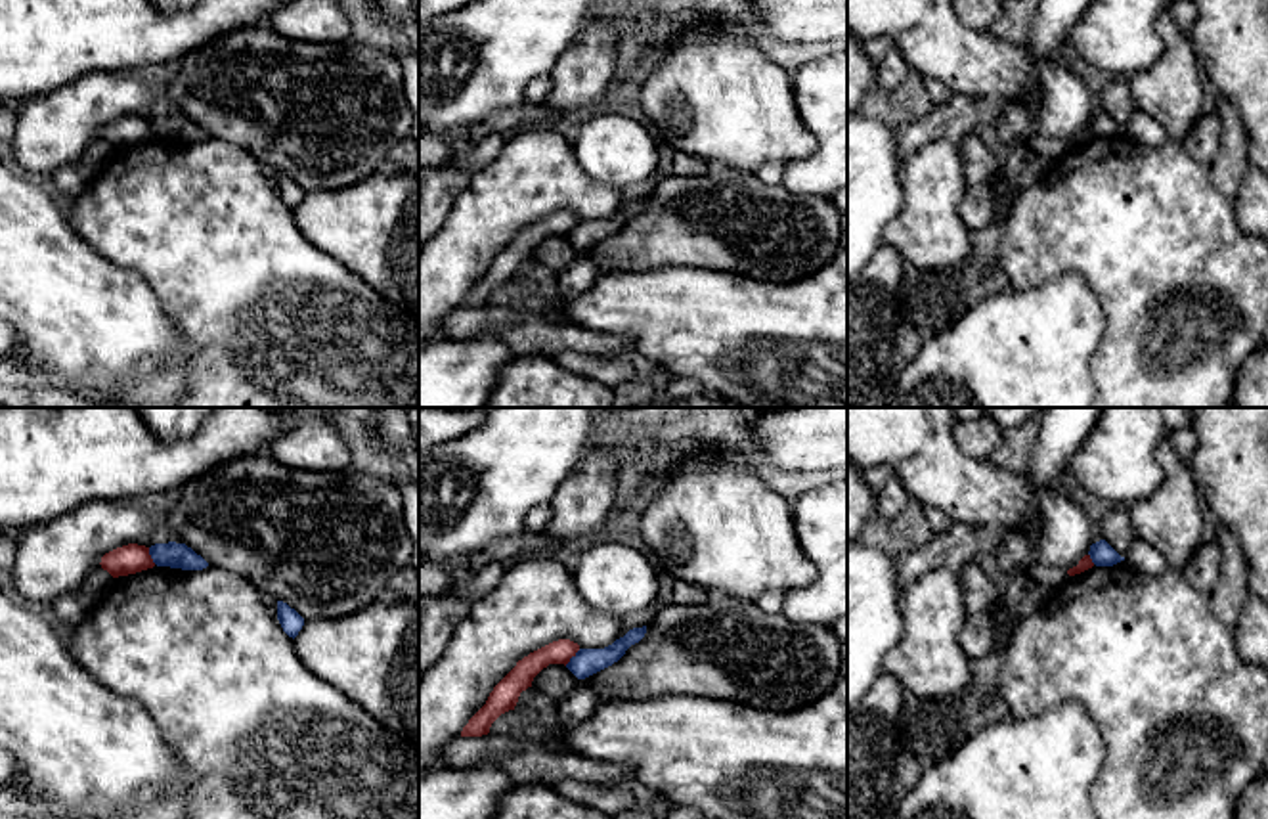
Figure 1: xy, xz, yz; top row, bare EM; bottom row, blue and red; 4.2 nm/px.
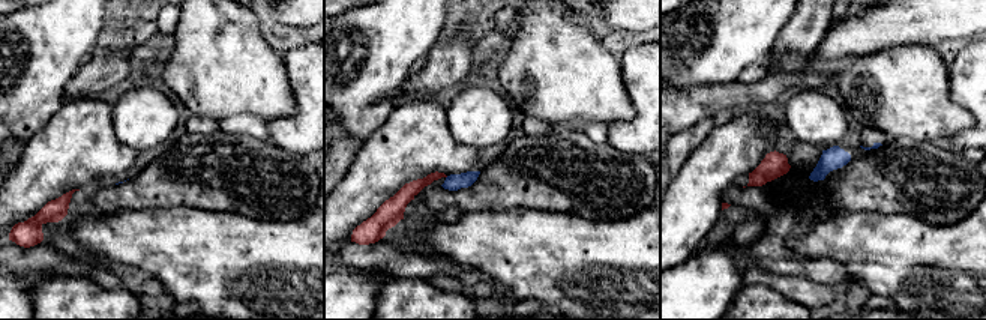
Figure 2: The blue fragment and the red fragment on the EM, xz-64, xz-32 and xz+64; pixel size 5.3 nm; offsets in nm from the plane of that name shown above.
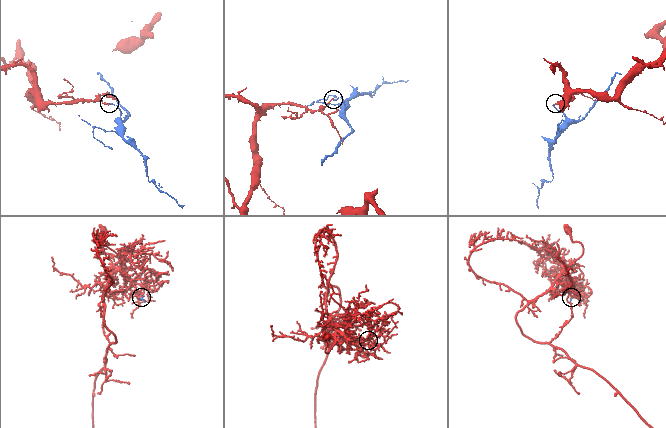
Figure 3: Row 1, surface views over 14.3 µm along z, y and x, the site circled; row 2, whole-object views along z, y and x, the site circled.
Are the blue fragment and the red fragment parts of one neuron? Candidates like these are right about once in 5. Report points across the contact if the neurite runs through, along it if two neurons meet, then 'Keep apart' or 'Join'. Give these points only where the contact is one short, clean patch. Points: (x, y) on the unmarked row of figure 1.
Keep apart

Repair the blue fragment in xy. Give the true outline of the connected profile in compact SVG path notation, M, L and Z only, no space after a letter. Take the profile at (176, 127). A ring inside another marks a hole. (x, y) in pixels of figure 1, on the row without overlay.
M176 113L151 117L149 126L157 138L170 138L182 142L203 142L208 138L208 134L191 119Z

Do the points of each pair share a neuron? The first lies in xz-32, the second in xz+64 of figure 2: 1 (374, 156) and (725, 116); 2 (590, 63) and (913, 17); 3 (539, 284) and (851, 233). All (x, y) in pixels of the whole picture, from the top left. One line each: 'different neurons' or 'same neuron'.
1: different neurons
2: different neurons
3: same neuron

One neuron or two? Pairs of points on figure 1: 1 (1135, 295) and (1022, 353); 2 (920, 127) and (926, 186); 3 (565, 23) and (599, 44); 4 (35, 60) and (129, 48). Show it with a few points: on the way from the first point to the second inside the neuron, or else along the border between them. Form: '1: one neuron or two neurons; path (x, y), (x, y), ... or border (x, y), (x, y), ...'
1: two neurons; border (1077, 274), (1104, 318), (1096, 353)
2: two neurons; border (957, 144), (930, 142), (905, 159)
3: two neurons; border (580, 31), (553, 69)
4: one neuron; path (58, 48), (106, 48)

